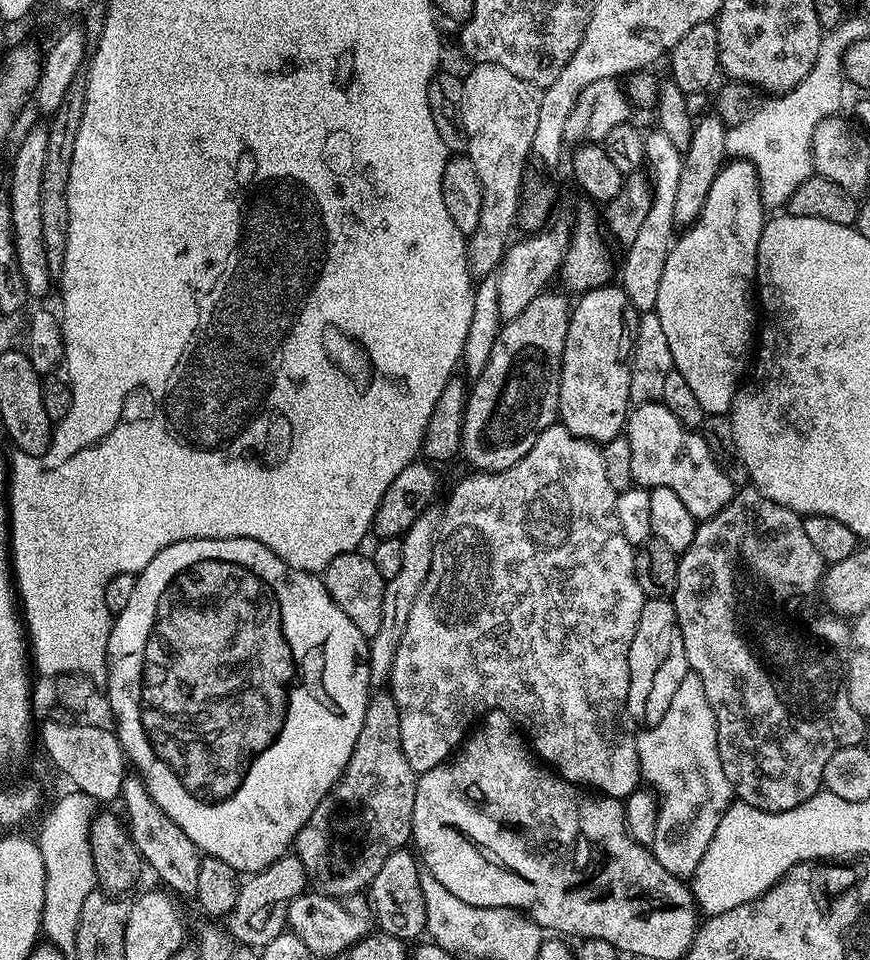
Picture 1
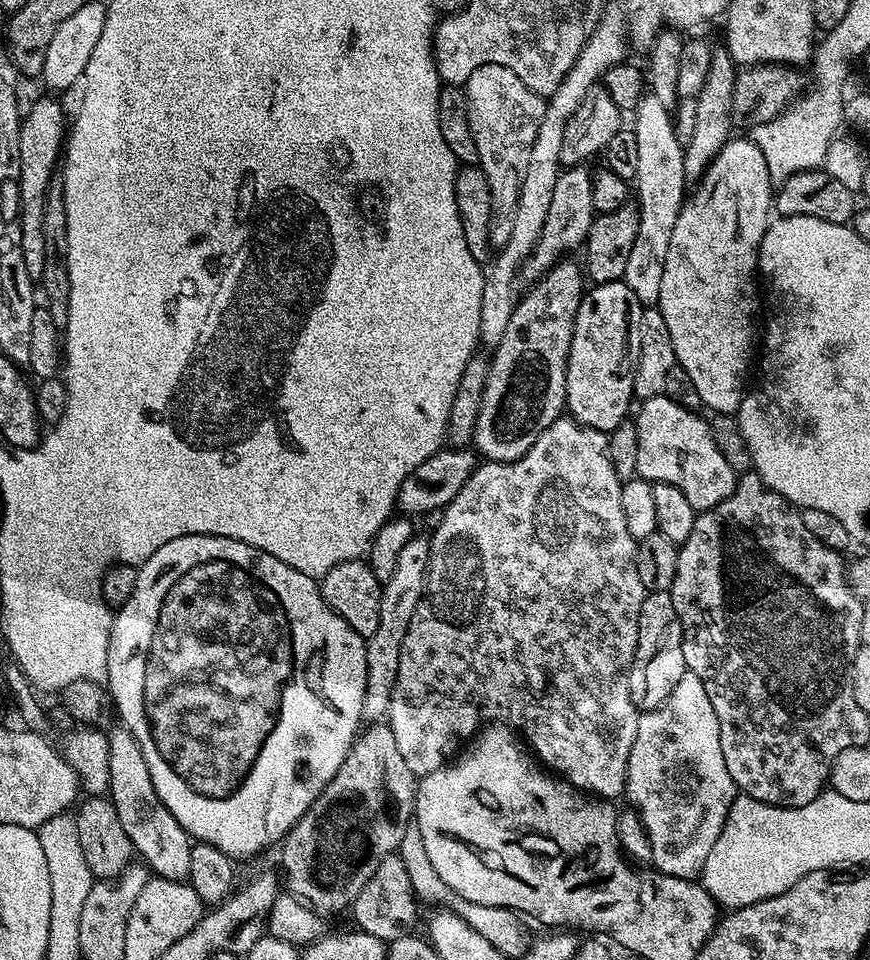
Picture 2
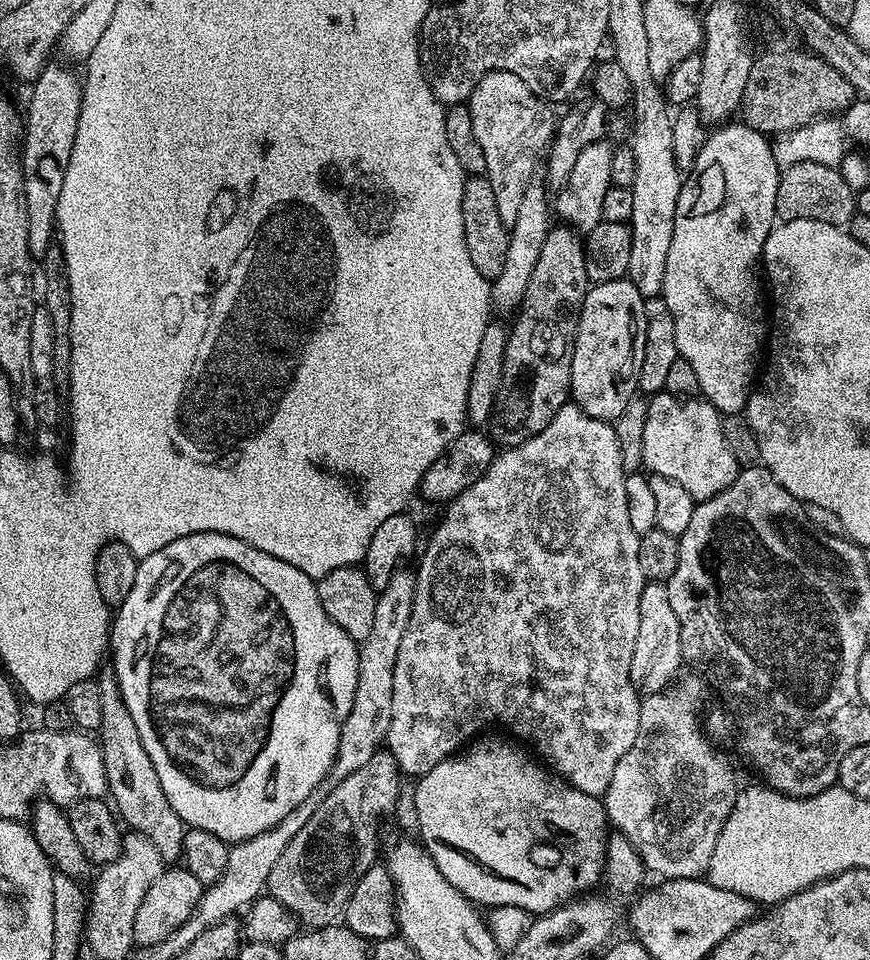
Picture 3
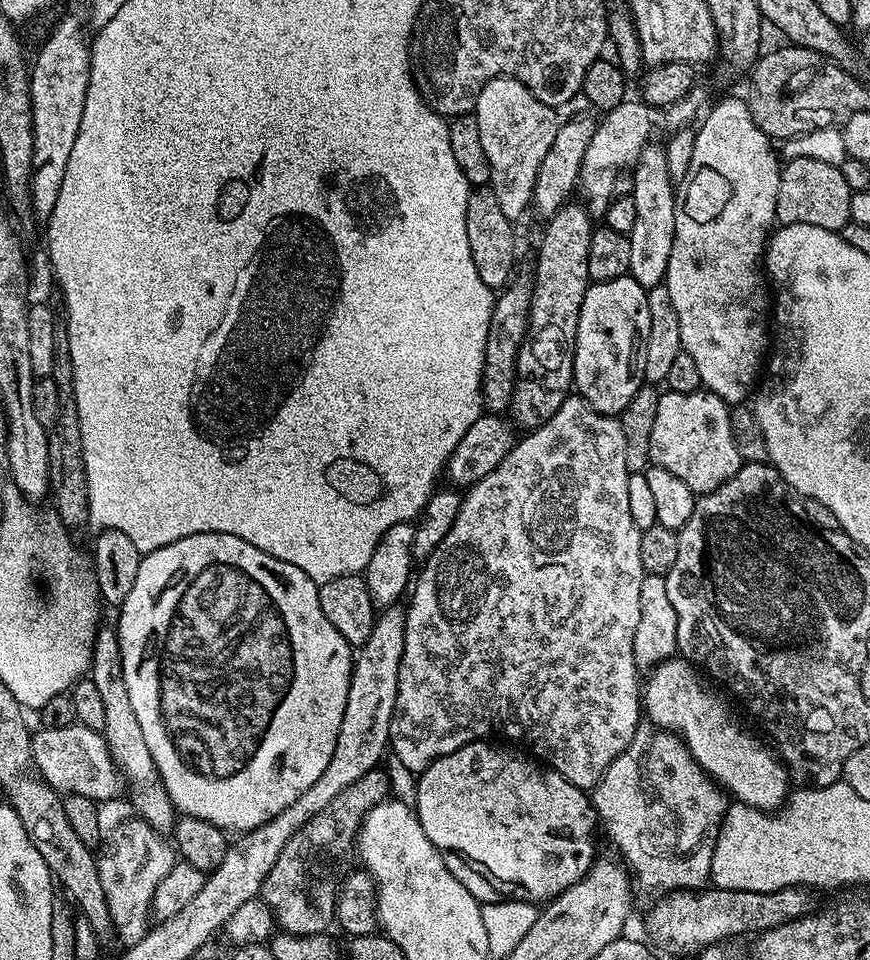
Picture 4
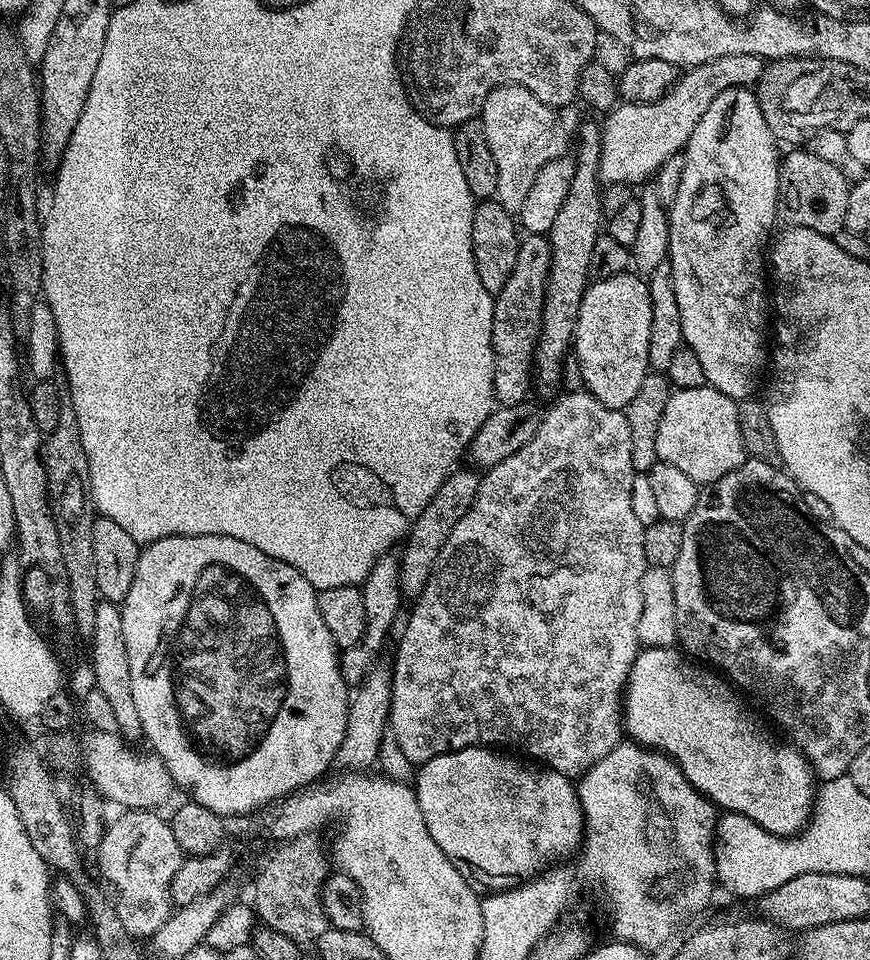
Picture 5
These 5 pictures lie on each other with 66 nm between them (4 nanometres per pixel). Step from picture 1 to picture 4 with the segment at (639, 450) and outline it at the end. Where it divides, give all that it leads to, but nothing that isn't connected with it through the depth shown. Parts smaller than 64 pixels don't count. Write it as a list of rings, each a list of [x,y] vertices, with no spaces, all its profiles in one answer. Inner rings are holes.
[[[707,390],[661,391],[654,430],[650,430],[650,461],[655,467],[682,478],[694,493],[718,490],[722,482],[738,474],[742,463],[730,430],[730,405]]]

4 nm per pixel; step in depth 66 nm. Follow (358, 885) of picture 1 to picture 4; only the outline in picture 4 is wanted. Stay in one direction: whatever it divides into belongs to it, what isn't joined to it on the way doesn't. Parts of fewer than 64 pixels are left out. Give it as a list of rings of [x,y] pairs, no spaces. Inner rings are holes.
[[[377,770],[368,772],[362,778],[358,778],[358,782],[354,782],[350,786],[346,786],[346,790],[342,790],[342,794],[338,794],[338,798],[334,798],[334,802],[330,802],[330,806],[326,806],[323,810],[318,810],[318,814],[314,814],[314,818],[310,818],[310,822],[306,822],[306,826],[302,826],[302,830],[298,830],[298,834],[294,834],[294,838],[290,838],[290,842],[286,842],[286,846],[282,846],[282,854],[278,854],[278,862],[274,862],[274,866],[270,866],[270,874],[266,874],[264,885],[260,888],[260,896],[264,905],[272,912],[272,916],[276,920],[277,925],[283,931],[294,934],[295,936],[319,936],[329,931],[328,927],[333,927],[336,919],[336,894],[340,890],[340,881],[345,875],[346,869],[349,867],[348,859],[353,859],[354,849],[356,846],[356,838],[360,835],[360,824],[364,821],[364,815],[374,806],[378,805],[389,795],[388,791],[388,774],[387,771]]]

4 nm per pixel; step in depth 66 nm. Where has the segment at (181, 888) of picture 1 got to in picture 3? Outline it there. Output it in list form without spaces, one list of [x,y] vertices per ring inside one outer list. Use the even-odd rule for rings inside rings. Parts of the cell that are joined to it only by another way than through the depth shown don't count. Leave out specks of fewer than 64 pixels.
[[[110,666],[101,667],[95,682],[102,698],[98,743],[102,762],[106,766],[107,795],[114,805],[114,811],[125,825],[129,824],[127,827],[131,831],[148,836],[154,844],[154,850],[158,850],[164,861],[179,861],[184,854],[186,825],[182,818],[178,818],[178,814],[174,814],[174,806],[166,802],[162,782],[158,782],[158,773],[154,771],[154,762],[150,762],[150,754],[146,754],[146,746],[142,746],[142,738],[138,734],[138,725],[134,723],[134,718],[122,698],[115,670]]]

